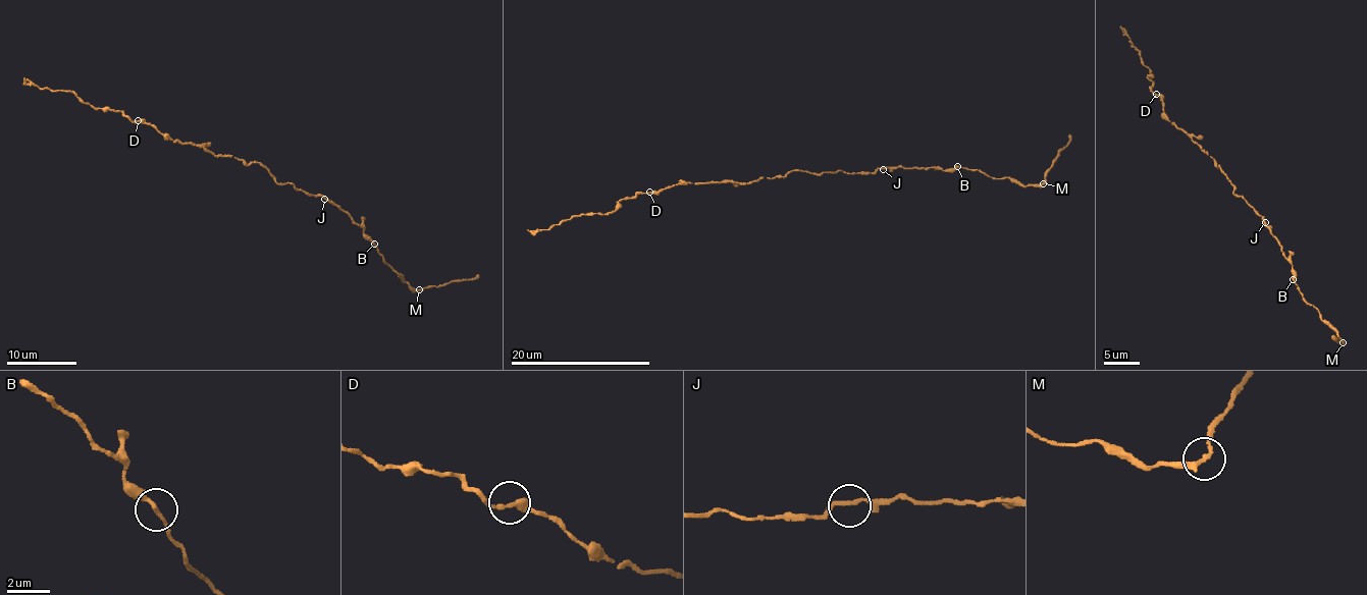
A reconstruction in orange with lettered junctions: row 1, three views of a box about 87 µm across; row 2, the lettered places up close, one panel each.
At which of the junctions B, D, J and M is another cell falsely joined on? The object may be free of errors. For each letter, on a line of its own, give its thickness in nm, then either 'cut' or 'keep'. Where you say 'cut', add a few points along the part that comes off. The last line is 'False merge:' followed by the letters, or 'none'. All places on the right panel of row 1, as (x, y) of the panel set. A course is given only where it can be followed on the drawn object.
B: 190 nm thick; keep
D: 220 nm thick; keep
J: 180 nm thick; keep
M: 200 nm thick; keep
False merge: none

